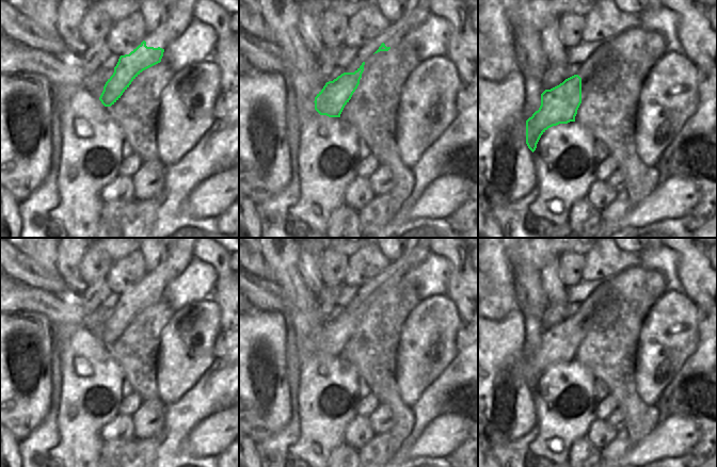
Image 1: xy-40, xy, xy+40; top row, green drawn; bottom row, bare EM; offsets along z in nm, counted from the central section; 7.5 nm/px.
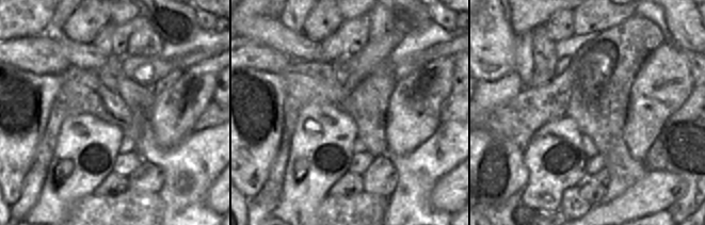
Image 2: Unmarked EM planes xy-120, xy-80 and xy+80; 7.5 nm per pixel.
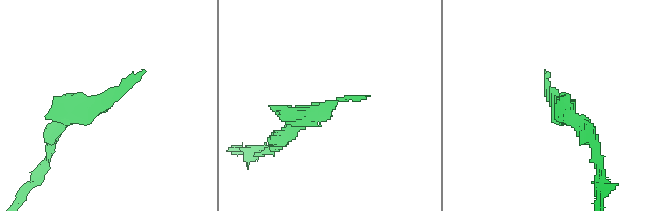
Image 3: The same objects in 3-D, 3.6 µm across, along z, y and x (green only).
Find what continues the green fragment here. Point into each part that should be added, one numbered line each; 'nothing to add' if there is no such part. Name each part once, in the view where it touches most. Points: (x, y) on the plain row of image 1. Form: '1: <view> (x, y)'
1: xy-40 (178, 255)

